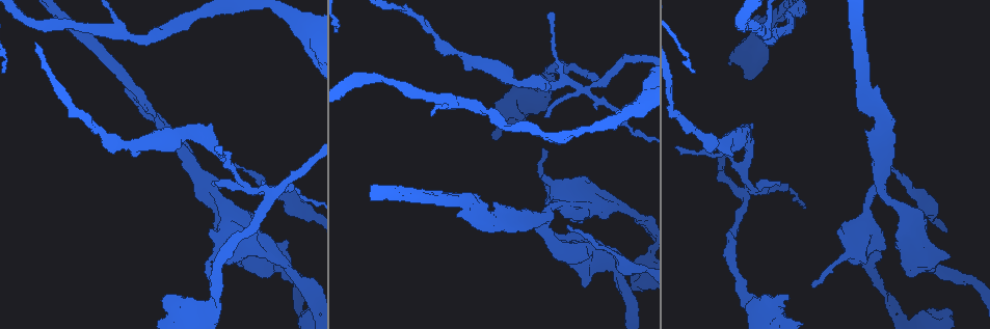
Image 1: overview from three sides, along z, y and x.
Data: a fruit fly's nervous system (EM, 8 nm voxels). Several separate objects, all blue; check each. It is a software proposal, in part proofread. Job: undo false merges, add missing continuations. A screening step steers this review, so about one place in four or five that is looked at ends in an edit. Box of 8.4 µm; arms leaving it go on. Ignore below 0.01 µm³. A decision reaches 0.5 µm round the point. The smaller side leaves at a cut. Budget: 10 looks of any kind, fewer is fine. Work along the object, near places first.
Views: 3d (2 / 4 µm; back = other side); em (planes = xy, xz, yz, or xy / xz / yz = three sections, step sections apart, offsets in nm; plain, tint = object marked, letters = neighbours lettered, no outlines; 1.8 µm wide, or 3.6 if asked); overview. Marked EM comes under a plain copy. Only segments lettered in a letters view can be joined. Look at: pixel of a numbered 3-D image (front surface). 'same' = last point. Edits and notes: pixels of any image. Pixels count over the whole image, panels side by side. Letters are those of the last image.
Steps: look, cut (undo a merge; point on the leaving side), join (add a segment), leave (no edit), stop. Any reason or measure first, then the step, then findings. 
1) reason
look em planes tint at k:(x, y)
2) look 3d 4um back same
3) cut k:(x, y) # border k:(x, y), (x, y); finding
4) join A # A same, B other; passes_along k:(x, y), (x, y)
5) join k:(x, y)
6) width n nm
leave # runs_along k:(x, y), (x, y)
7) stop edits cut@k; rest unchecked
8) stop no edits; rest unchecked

thick end
look em xy step 16 letters at 1:(790, 298)

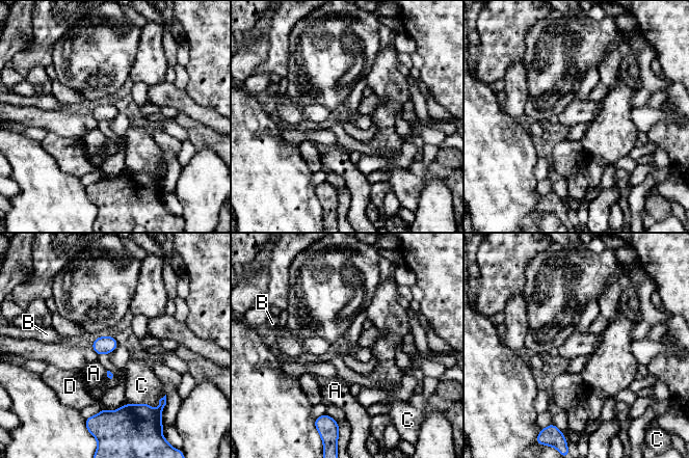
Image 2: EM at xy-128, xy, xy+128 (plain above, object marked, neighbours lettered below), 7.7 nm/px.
cut it another way
look em planes letters same

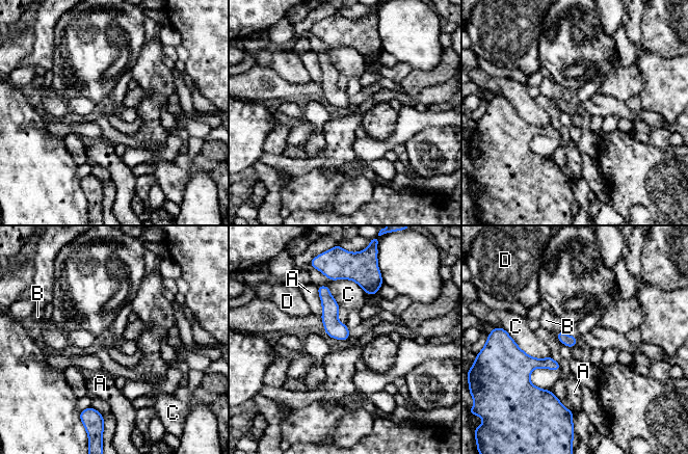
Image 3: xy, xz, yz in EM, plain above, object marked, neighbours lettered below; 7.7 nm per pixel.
longest_contact C 400 nm
leave # A other, B other, C other, D other; border 3:(316, 287), (321, 304), (320, 318); no lettered segment goes on from it

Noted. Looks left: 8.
stops while still wide
look 3d 4um at 1:(852, 263)

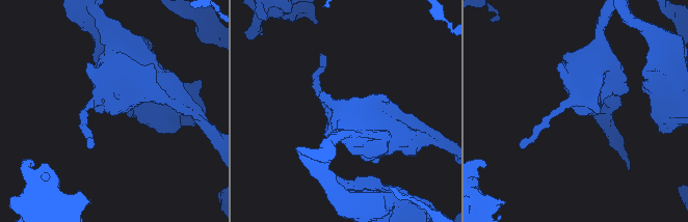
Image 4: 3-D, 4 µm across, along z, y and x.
shape alone is not enough
look em 3.6um planes letters at 4:(579, 114)

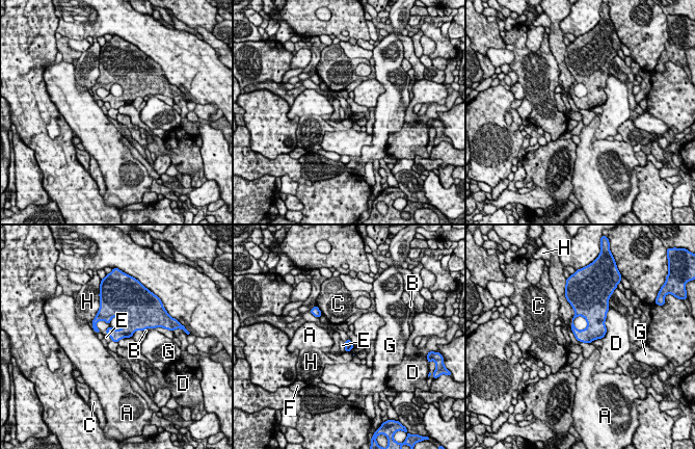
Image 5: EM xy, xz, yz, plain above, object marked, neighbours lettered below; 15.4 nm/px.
leave # A other, B other, C other, D other, E other, F other, G other, H other; border 5:(344, 343), (345, 351); no lettered segment goes on from it

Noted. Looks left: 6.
narrows sharply
look 3d 4um at 1:(515, 82)

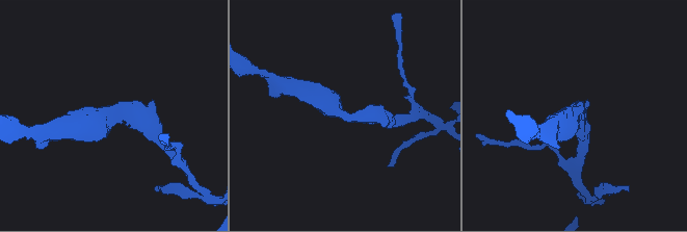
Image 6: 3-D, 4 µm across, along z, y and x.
arm_widths 300, 360 nm; shape alone is not enough
look em planes letters at 6:(579, 113)

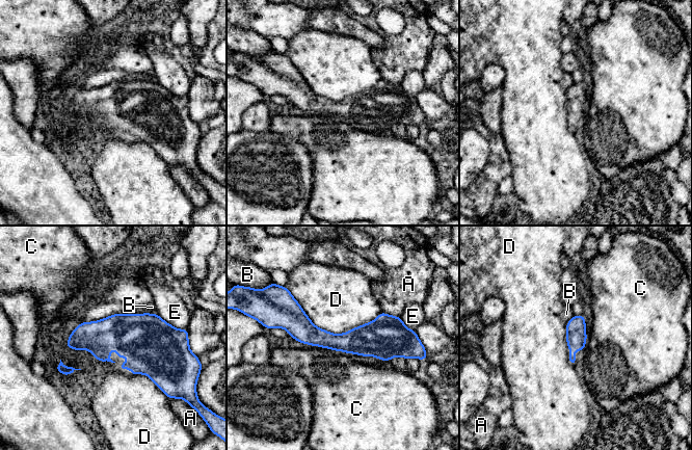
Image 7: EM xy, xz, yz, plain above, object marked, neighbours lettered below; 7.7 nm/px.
width 160 nm
leave # A other, B other, C other, D other, E other; runs_along 7:(284, 323), (327, 340), (405, 337); all the same neuron

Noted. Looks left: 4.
branch stops here
look 3d 2um at 1:(286, 239)

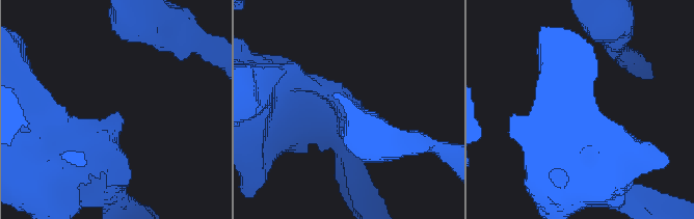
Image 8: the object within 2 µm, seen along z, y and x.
now the EM
look em xz step 16 tint at 8:(117, 113)

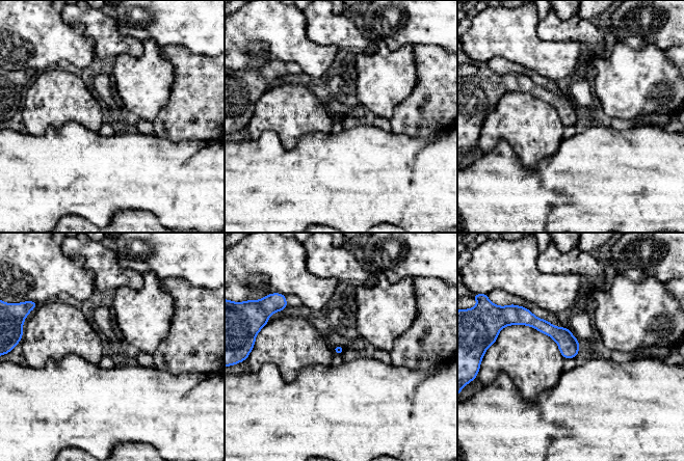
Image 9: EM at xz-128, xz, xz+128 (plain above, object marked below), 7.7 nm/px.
look em planes letters same

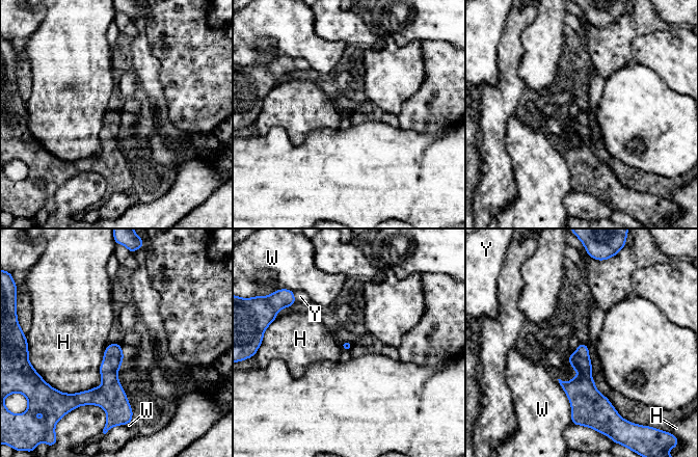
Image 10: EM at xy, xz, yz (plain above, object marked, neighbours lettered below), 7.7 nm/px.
longest_contact H 500 nm
leave # H other, W other, Y other; no lettered segment goes on from it

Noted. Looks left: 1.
stop no edits; rest unchecked

